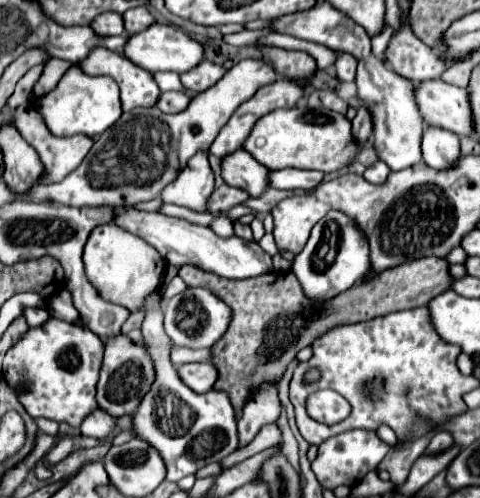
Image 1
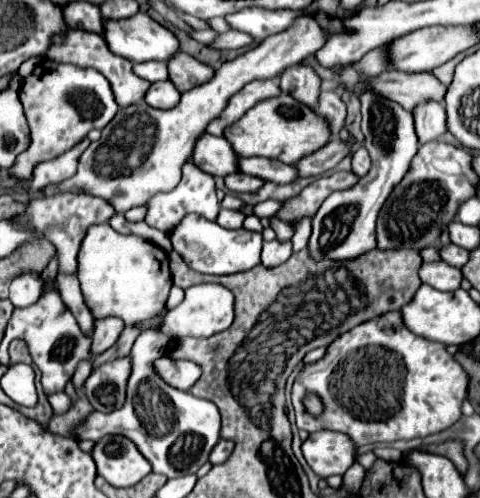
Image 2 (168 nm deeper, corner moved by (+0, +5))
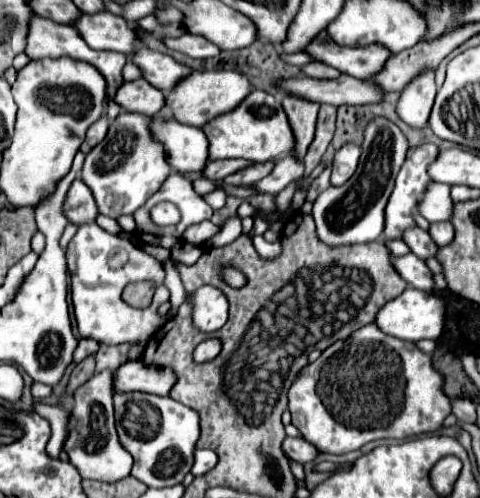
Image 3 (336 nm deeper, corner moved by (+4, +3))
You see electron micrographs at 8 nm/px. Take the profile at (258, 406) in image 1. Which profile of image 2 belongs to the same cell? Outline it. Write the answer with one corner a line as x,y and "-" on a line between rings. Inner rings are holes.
219,440
219,444
215,446
215,450
213,450
211,456
209,456
211,464
221,464
221,462
225,462
225,460
231,456
233,448
235,448
235,442
233,442
233,440

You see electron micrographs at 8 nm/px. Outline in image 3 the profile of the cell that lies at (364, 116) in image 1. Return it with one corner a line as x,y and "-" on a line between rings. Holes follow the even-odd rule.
283,156
277,160
275,170
265,176
263,180
255,182
251,188
255,188
259,194
279,194
289,182
303,178
303,162
295,156

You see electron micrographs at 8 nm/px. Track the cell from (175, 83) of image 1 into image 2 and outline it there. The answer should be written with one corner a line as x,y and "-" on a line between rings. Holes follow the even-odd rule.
145,62
145,64
135,64
135,72
137,76
149,80
149,82
157,82
157,80
167,80
169,78
169,70
165,62

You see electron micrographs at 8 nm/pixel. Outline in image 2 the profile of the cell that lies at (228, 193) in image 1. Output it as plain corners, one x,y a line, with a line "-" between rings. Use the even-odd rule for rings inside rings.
235,174
235,176
227,176
225,178
225,186
231,190
231,192
255,192
263,186
265,182
255,178
255,176
247,176
247,174

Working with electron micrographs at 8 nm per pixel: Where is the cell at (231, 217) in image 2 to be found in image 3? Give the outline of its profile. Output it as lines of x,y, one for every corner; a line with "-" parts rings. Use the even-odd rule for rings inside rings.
207,220
207,222
199,222
199,224
193,224
193,226
189,226
189,228
185,230
183,240
189,242
189,244
199,246
199,244
207,242
217,230
219,230
219,228
217,228
213,222
209,222
209,220

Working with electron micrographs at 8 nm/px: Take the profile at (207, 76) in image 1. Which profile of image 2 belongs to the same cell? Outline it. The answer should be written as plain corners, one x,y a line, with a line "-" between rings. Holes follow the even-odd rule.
185,52
175,54
175,58
171,58
167,66
169,66
169,80
177,86
179,92
187,92
199,84
205,84
215,74
211,66
195,60

